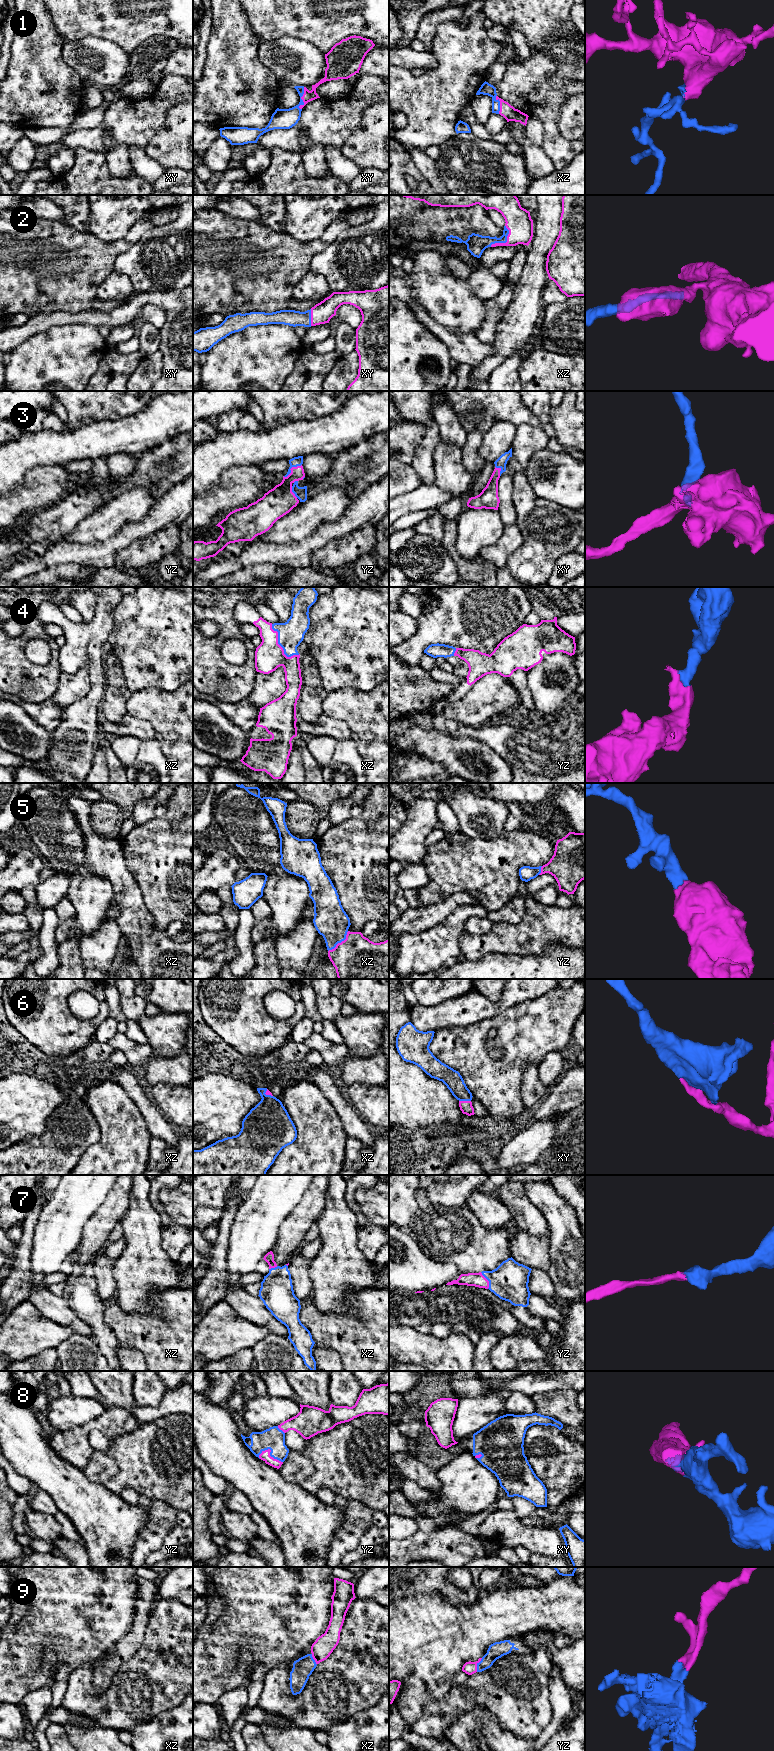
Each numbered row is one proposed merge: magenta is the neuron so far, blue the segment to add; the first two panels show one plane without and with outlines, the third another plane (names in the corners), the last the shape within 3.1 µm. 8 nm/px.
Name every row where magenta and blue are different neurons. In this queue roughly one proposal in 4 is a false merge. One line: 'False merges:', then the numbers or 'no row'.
False merges: no row

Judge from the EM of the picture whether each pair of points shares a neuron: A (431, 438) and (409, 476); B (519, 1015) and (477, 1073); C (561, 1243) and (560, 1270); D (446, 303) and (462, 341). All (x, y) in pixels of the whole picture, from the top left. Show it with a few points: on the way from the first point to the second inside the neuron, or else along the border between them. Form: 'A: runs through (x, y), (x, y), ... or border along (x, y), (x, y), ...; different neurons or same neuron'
A: border along (410, 464), (422, 483); different neurons
B: runs through (519, 1034), (519, 1048), (496, 1071); same neuron
C: runs through (561, 1250), (561, 1263); same neuron
D: border along (438, 323), (451, 332), (463, 332), (474, 335); different neurons

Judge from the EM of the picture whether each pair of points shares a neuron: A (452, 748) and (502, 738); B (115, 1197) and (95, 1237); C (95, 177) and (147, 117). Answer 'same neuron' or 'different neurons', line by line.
A: different neurons
B: same neuron
C: different neurons

